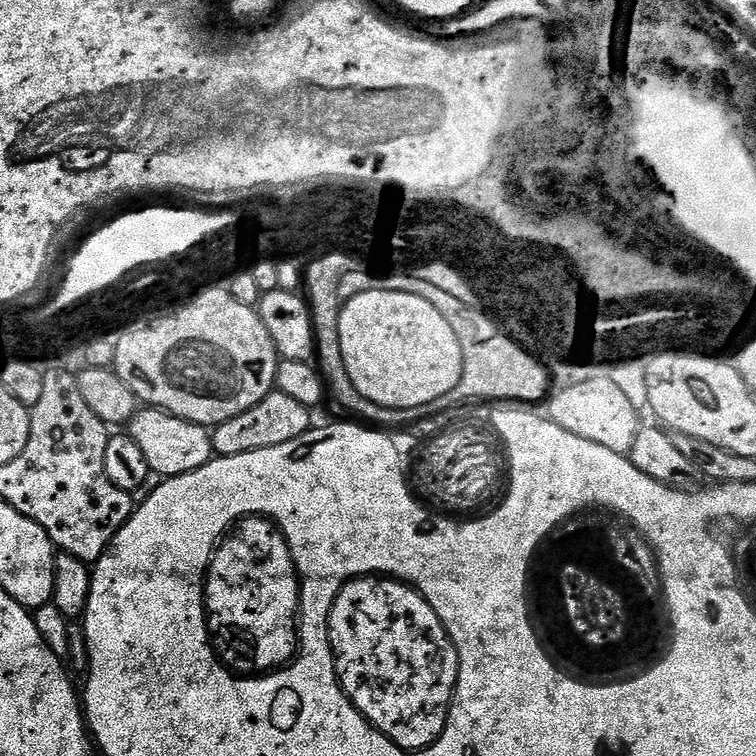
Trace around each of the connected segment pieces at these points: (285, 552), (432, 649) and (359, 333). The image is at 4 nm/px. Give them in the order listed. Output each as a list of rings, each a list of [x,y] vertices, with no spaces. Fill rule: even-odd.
[[[249,516],[231,529],[230,535],[221,540],[212,562],[208,565],[208,574],[204,581],[204,610],[208,613],[208,637],[212,646],[227,668],[236,674],[267,674],[277,671],[289,663],[298,651],[298,613],[300,611],[300,581],[296,574],[296,564],[292,560],[292,551],[280,529],[271,520],[263,516]]]
[[[361,581],[359,584],[352,584],[352,588],[344,589],[344,596],[340,596],[340,604],[336,606],[336,616],[332,619],[332,638],[336,640],[336,652],[340,652],[340,676],[344,676],[344,685],[348,692],[352,692],[353,699],[364,710],[368,712],[375,724],[383,728],[389,737],[399,740],[406,748],[416,748],[427,745],[430,740],[438,738],[444,732],[445,722],[448,717],[448,706],[451,703],[452,695],[456,691],[458,670],[457,648],[449,637],[445,627],[442,626],[438,614],[434,608],[426,602],[423,595],[411,585],[403,581],[399,583],[380,583],[380,581]]]
[[[390,290],[363,292],[345,301],[336,334],[342,346],[342,362],[346,362],[347,383],[383,408],[426,406],[451,394],[462,378],[462,346],[458,346],[458,338],[450,330],[450,322],[426,298]]]

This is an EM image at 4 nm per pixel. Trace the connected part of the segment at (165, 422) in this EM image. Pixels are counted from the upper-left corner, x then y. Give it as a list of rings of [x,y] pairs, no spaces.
[[[141,407],[130,421],[130,434],[142,449],[150,470],[162,478],[190,474],[214,459],[212,433],[205,425],[183,420],[162,408]]]

